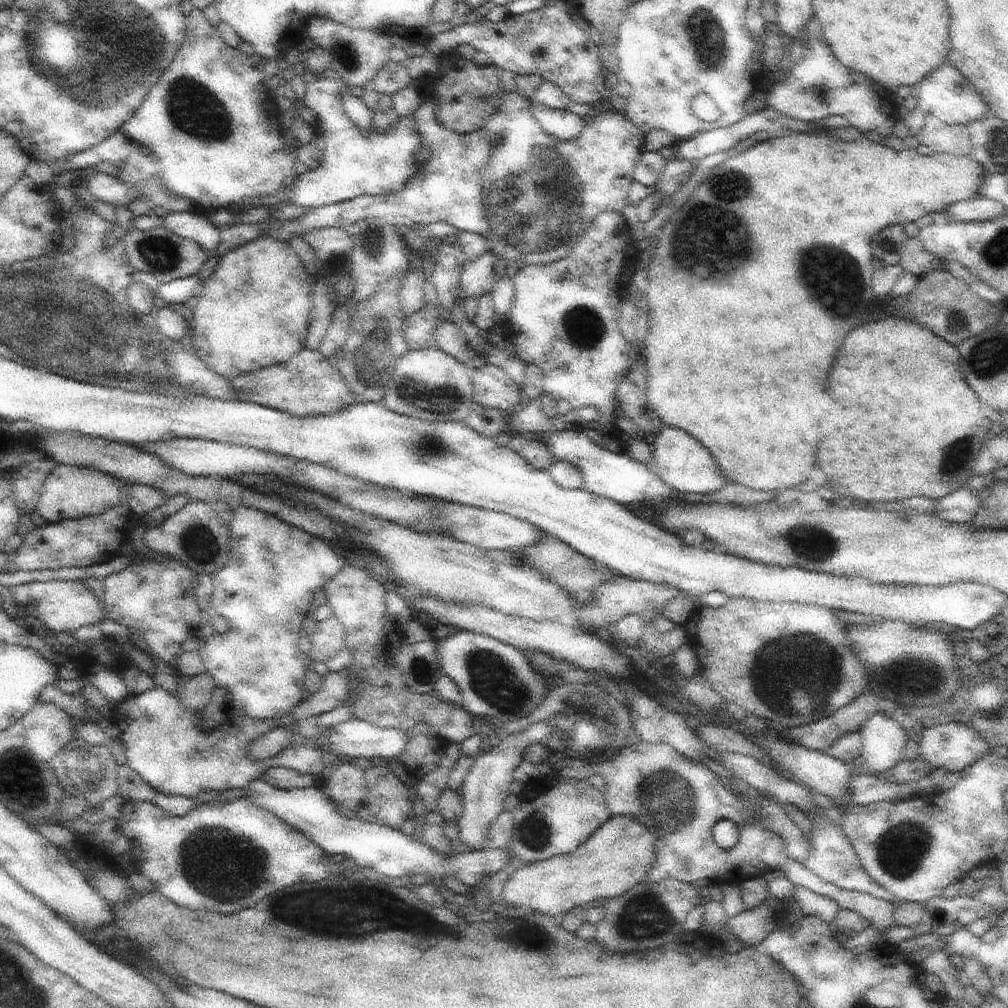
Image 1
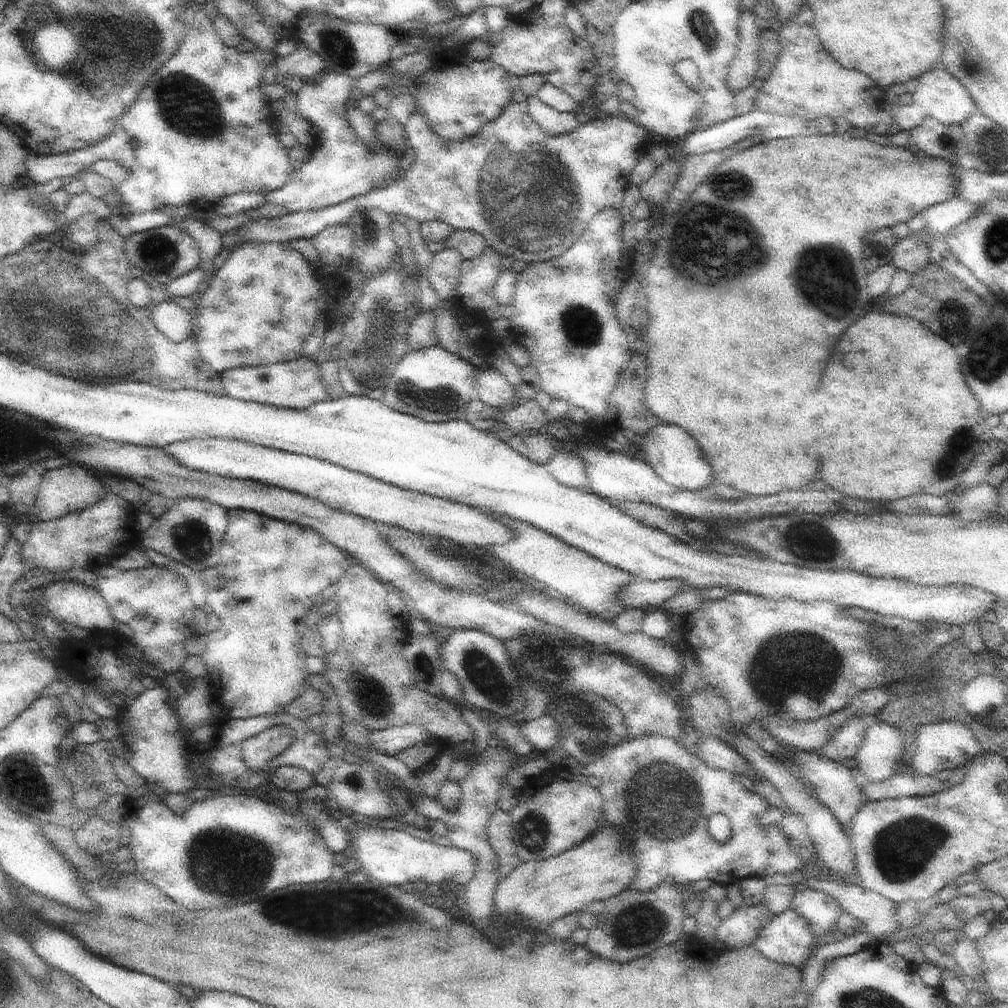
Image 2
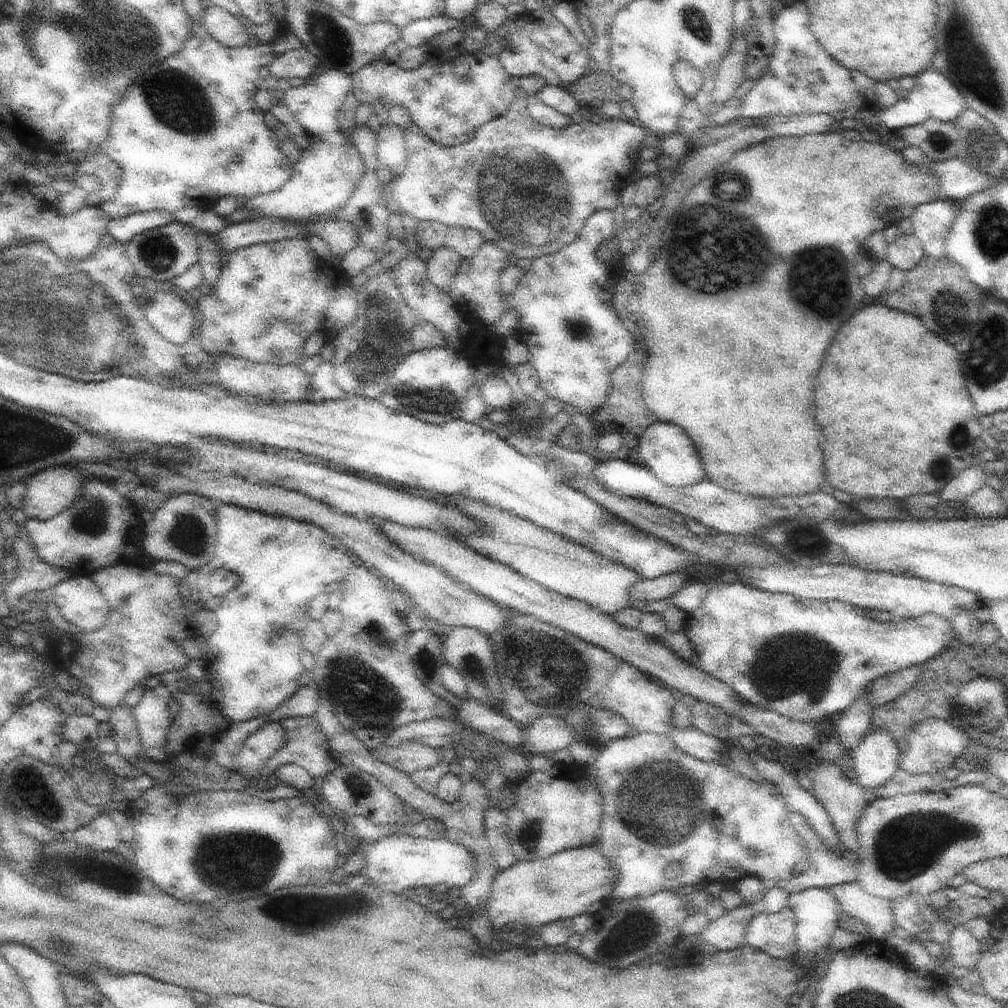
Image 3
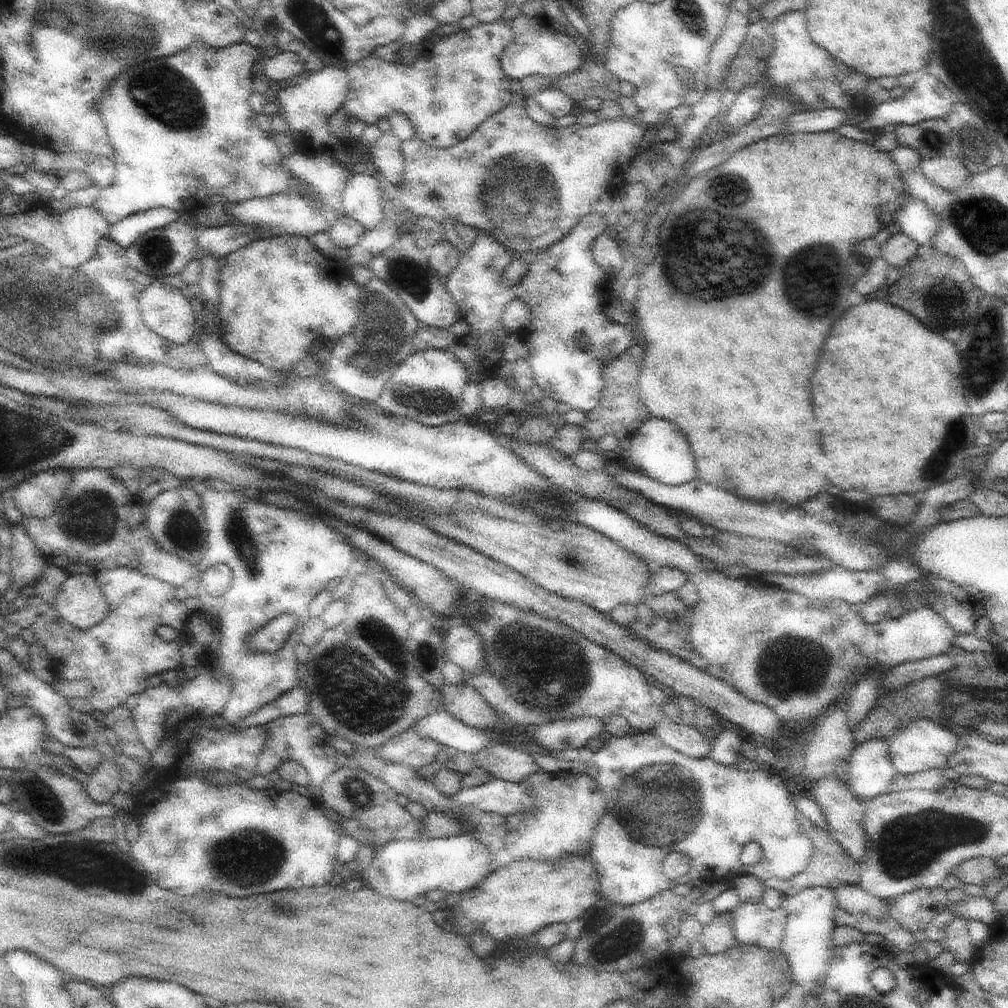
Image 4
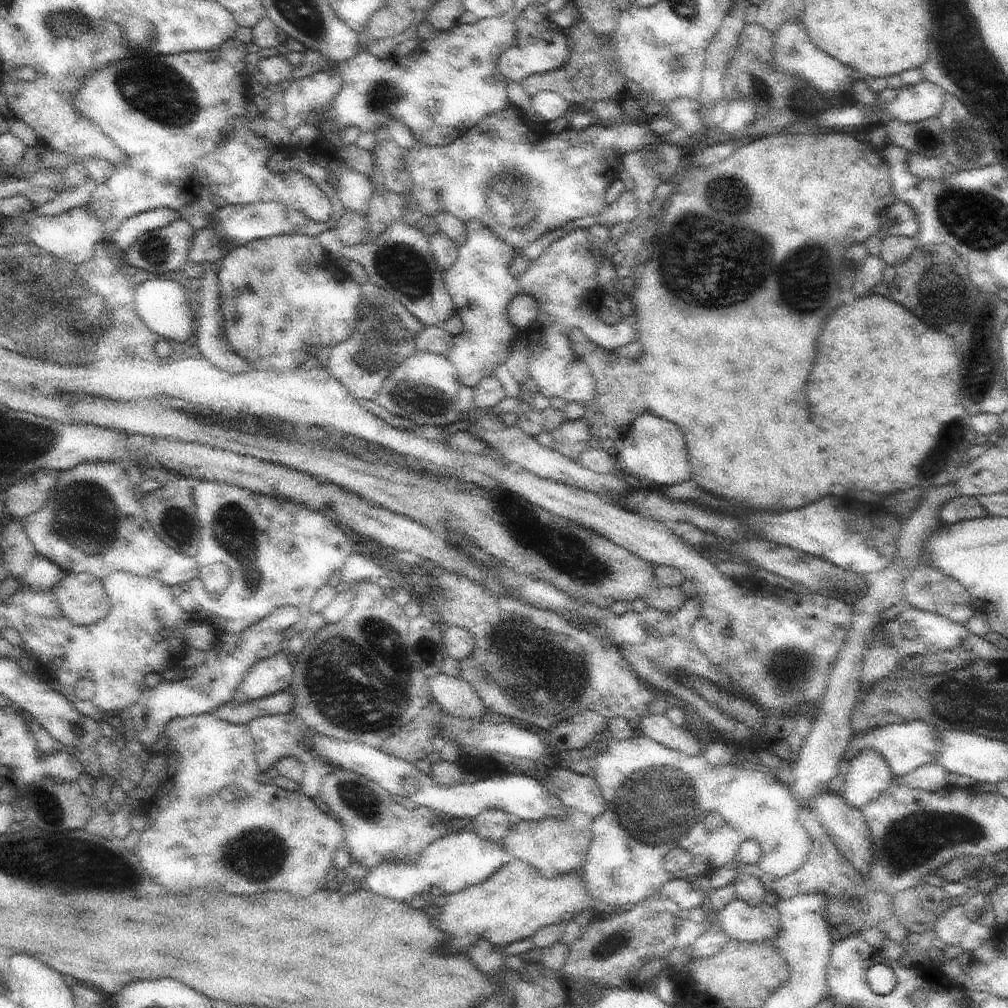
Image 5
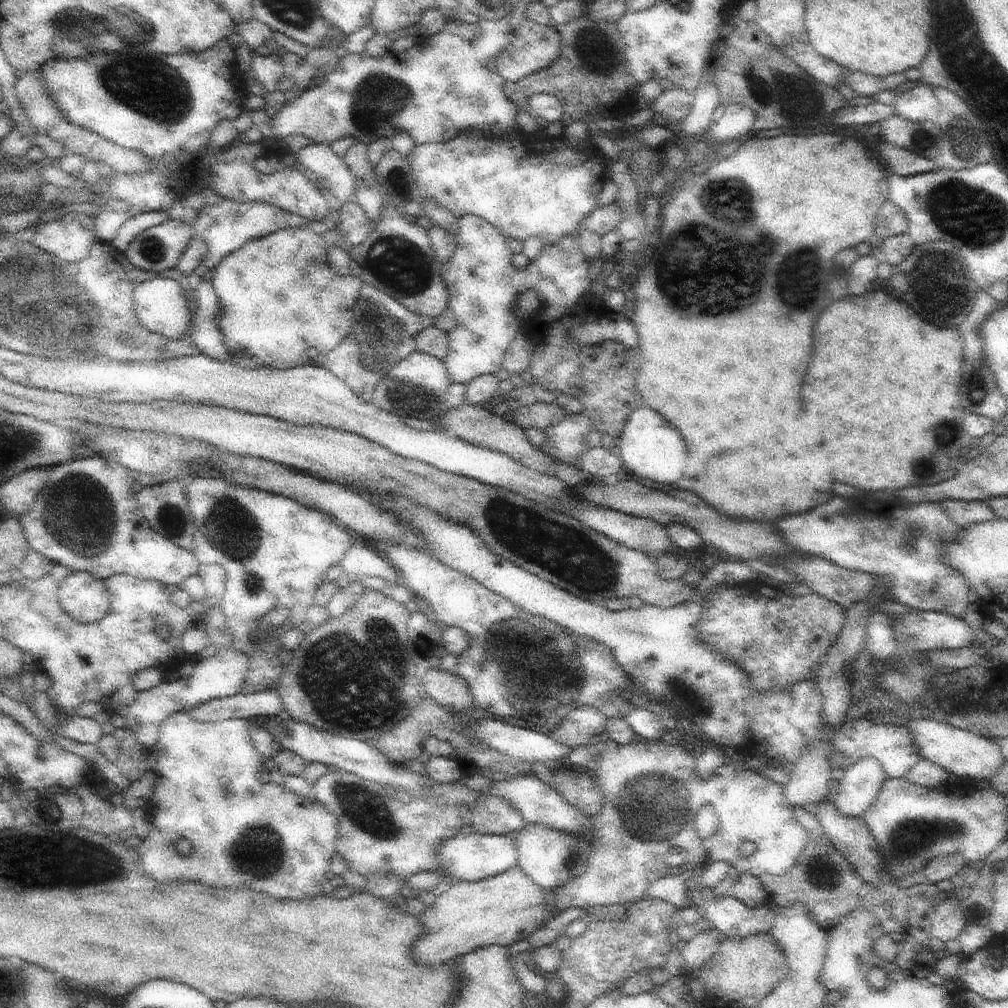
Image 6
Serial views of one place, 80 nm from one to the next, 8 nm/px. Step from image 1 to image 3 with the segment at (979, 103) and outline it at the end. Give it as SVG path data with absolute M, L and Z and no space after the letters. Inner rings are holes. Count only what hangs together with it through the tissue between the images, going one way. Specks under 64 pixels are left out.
M930 68L917 76L915 87L908 95L908 98L899 100L893 106L883 109L883 121L885 126L894 134L904 127L923 123L928 117L955 123L968 108L966 99L961 95L957 86L950 79L947 79L944 74L938 72L938 69Z

